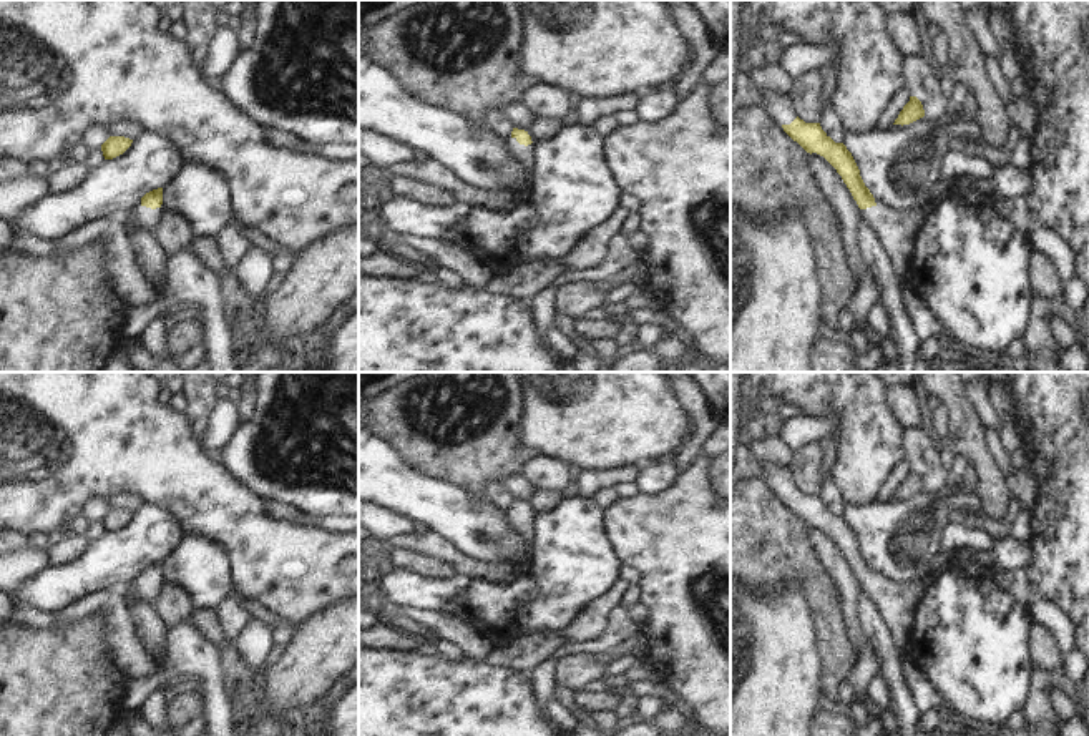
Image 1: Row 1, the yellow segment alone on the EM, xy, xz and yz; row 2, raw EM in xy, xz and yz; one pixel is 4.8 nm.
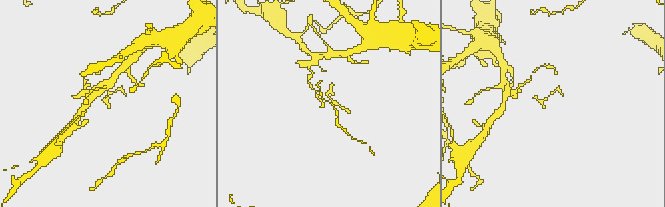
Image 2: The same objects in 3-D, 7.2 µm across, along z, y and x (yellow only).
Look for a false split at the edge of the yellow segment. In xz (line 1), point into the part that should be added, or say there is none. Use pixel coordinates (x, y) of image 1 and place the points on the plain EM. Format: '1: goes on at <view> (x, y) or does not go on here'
1: goes on at xz (522, 525)

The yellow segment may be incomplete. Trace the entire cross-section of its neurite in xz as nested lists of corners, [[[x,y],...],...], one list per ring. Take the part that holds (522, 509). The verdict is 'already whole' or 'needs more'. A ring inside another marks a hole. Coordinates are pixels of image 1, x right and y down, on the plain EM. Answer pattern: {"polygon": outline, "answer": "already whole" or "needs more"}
{"polygon": [[[513,500],[506,520],[520,537],[526,538],[530,543],[533,542],[533,513],[528,503]]], "answer": "needs more"}

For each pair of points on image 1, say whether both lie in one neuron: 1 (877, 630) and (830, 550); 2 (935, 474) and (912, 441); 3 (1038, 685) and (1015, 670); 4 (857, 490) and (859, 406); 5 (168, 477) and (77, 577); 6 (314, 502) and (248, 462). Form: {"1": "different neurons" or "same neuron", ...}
{"1": "different neurons", "2": "same neuron", "3": "different neurons", "4": "same neuron", "5": "different neurons", "6": "same neuron"}

